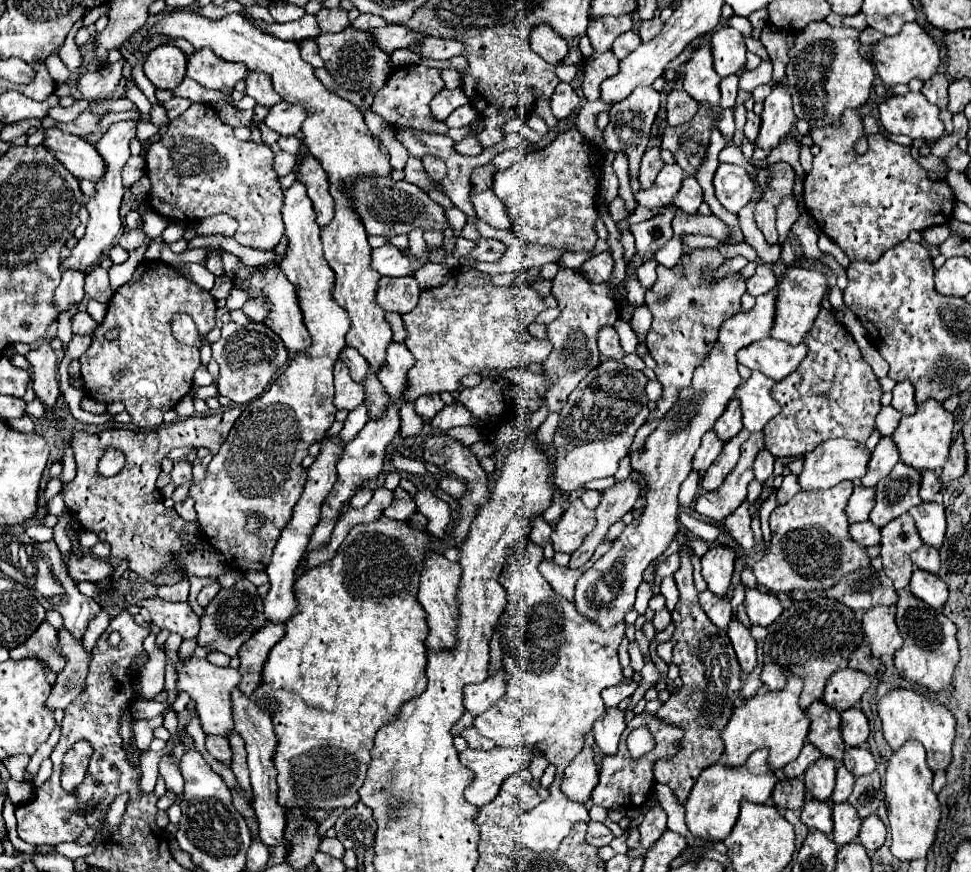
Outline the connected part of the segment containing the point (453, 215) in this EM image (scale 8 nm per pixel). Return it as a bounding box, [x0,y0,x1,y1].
[445,207,467,238]

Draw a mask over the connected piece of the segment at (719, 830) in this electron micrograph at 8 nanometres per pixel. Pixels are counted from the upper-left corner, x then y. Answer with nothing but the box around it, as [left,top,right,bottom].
[686,749,778,843]

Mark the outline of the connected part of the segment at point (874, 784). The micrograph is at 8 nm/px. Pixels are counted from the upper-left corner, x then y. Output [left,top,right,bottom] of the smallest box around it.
[848,771,884,819]

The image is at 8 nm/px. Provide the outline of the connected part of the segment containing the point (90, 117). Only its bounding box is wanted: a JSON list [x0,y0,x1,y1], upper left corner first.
[58,111,100,137]

